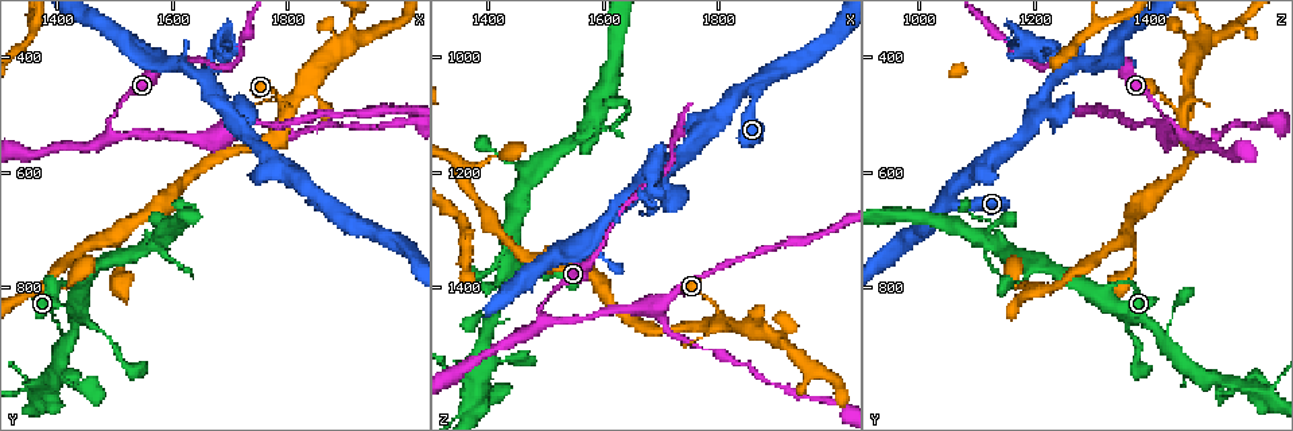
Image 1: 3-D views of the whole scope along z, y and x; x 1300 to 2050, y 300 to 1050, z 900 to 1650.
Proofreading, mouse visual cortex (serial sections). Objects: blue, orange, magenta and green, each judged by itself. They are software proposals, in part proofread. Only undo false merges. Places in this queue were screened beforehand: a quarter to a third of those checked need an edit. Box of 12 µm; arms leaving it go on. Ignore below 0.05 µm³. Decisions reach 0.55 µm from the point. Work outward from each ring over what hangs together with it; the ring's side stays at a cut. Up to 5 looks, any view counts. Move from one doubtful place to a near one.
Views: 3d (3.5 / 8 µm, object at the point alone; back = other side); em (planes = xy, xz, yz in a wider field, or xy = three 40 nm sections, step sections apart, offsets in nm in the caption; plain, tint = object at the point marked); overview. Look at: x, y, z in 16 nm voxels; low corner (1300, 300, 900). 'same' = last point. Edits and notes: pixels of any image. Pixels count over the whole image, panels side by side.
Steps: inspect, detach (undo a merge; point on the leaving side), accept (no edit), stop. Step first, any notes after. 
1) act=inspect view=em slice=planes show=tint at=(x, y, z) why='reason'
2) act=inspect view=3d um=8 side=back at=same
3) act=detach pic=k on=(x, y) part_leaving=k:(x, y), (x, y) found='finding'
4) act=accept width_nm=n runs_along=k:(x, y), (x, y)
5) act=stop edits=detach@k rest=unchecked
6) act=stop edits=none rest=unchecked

act=inspect view=3d um=3.5 at=(1500, 535, 1455) why='three arms meet'

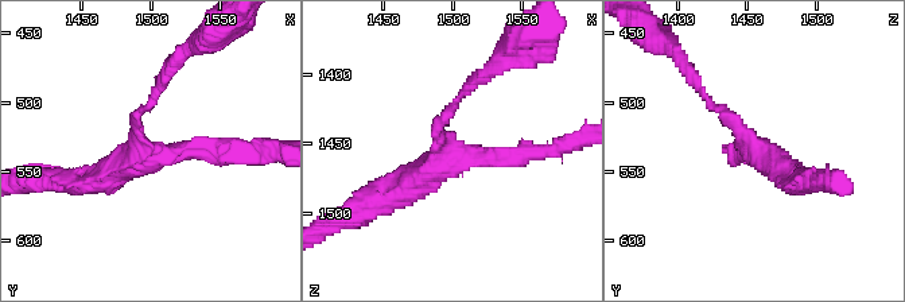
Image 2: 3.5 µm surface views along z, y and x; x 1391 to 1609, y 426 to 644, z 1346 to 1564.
act=inspect view=em slice=xy step=2 show=tint at=(1500, 536, 1456) arms=3 arm_widths_nm=100,250,350

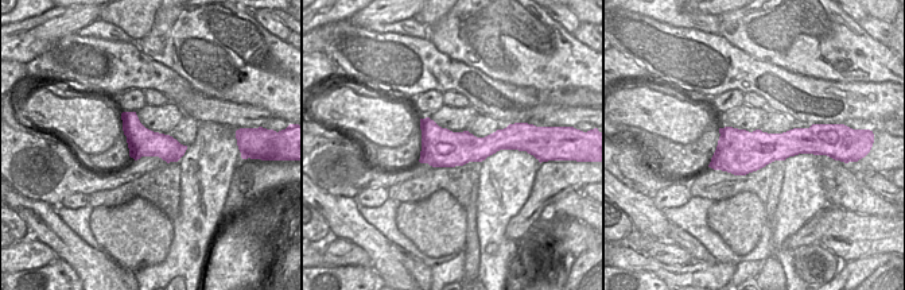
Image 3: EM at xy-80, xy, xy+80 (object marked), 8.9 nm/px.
act=accept runs_along=2:(158, 89), (138, 113), (154, 155), (237, 147) found='continuous, no second cell'

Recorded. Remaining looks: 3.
act=inspect view=3d um=3.5 at=(1655, 435, 1240) why='arms part here'

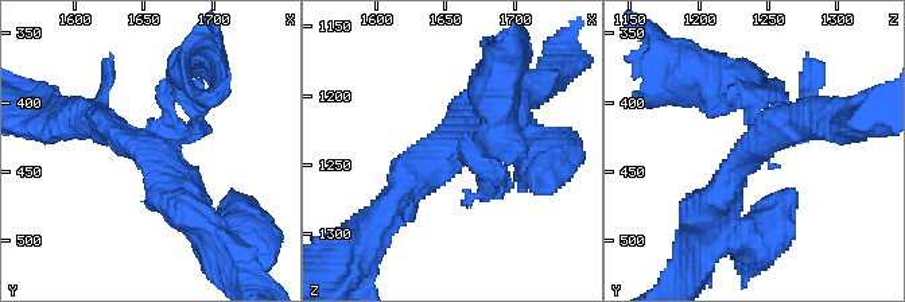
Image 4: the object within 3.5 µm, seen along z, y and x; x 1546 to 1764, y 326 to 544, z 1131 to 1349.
act=inspect view=em slice=planes show=tint at=(1654, 438, 1236) why='now the EM'

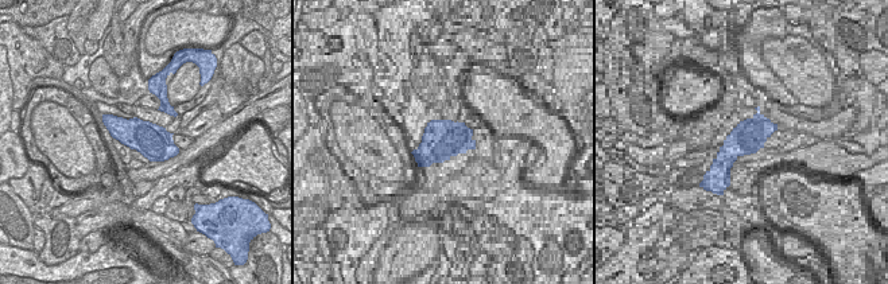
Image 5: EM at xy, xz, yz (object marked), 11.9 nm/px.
act=inspect view=em slice=xy step=3 show=tint at=same

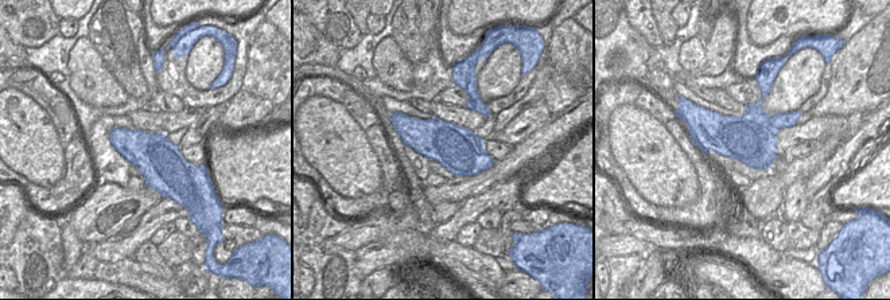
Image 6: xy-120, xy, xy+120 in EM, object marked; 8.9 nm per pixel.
act=detach pic=4 on=(507, 184) part_leaving=4:(752, 119), (742, 78), (683, 53) found='two cells meet here'

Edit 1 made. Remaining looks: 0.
act=stop edits=detach@4 rest=unchecked

